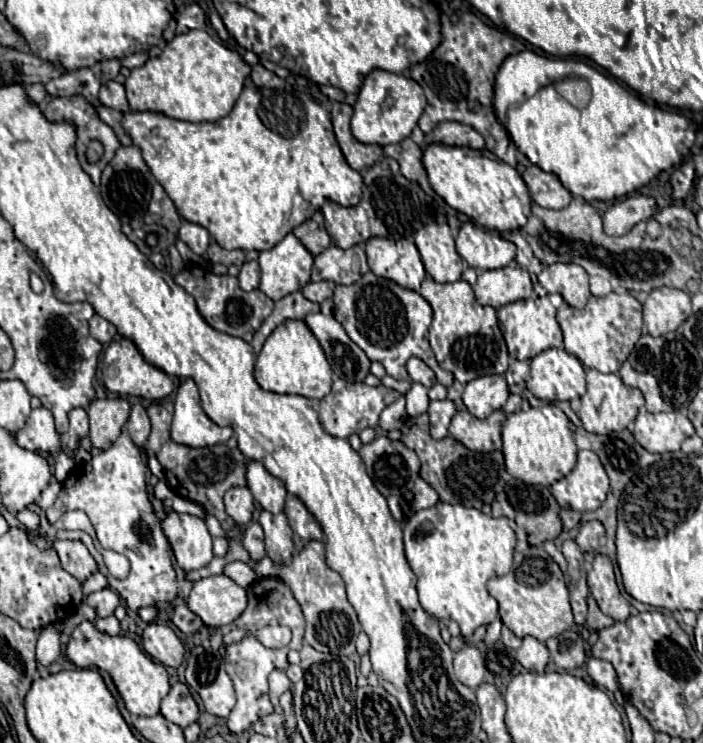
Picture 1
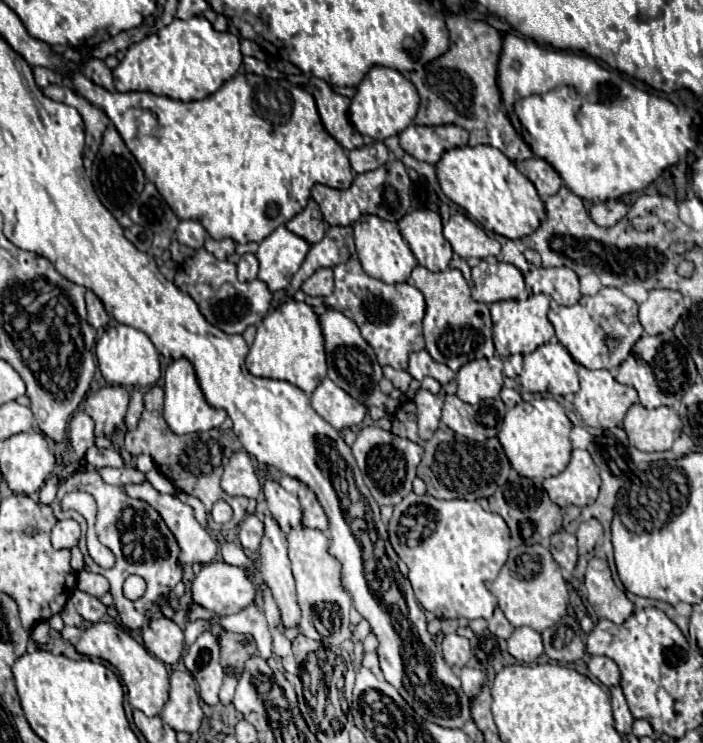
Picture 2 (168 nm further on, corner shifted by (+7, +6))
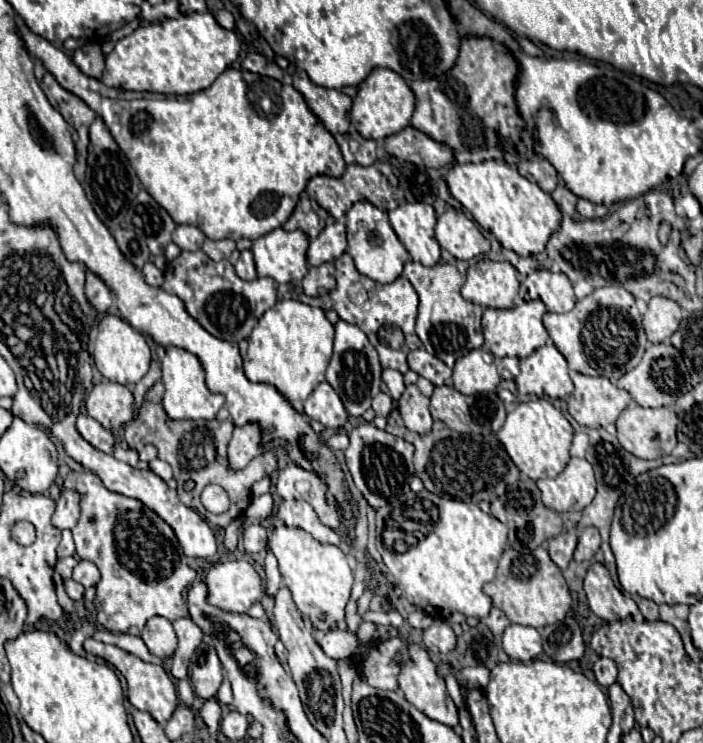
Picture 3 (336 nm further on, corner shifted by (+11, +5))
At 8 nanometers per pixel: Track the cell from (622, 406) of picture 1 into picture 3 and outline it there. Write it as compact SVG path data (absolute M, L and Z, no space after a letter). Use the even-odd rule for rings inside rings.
M569 365L568 371L570 371L570 378L574 381L574 385L576 385L574 393L572 393L570 399L568 399L568 413L570 413L580 425L594 427L594 429L602 429L602 427L608 427L610 423L616 423L618 415L620 415L620 413L626 409L626 405L632 401L632 397L628 395L628 391L618 389L618 387L612 385L606 377L582 375L582 373L578 373L578 371L571 370Z

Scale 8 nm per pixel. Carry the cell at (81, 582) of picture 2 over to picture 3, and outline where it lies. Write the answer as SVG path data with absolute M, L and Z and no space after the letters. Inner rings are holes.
M78 561L78 565L74 567L74 575L72 579L76 583L82 583L84 587L96 587L96 583L100 581L100 571L94 563L90 561Z

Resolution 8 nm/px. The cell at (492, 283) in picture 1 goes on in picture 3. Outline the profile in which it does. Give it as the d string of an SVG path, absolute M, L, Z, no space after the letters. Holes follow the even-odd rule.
M480 259L468 267L468 279L462 297L482 307L508 309L518 295L518 271L508 263Z

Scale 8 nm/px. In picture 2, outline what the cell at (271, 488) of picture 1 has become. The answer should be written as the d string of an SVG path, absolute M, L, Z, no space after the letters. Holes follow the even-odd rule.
M276 480L264 482L264 494L272 516L282 528L298 528L302 524L302 506L294 494L280 488Z

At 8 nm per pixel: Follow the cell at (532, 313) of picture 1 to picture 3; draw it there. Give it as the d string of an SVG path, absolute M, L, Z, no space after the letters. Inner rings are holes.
M540 299L526 301L520 307L512 309L486 309L482 315L482 329L484 329L484 347L496 355L496 357L528 357L538 347L542 347L548 341L548 333L542 325L542 315L546 313L546 307Z

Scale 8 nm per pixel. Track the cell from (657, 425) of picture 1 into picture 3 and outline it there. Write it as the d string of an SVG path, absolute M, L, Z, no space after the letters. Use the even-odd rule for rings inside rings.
M630 403L616 421L618 427L618 441L620 445L640 459L658 459L670 455L676 445L676 414L674 405L669 407L656 407L660 409L644 409L638 403Z

